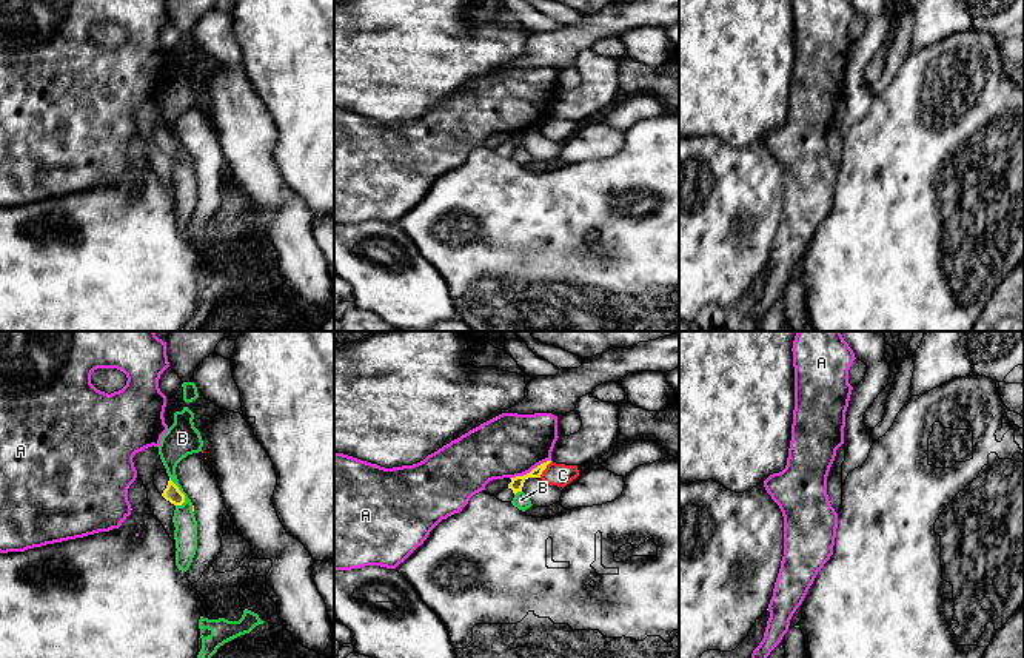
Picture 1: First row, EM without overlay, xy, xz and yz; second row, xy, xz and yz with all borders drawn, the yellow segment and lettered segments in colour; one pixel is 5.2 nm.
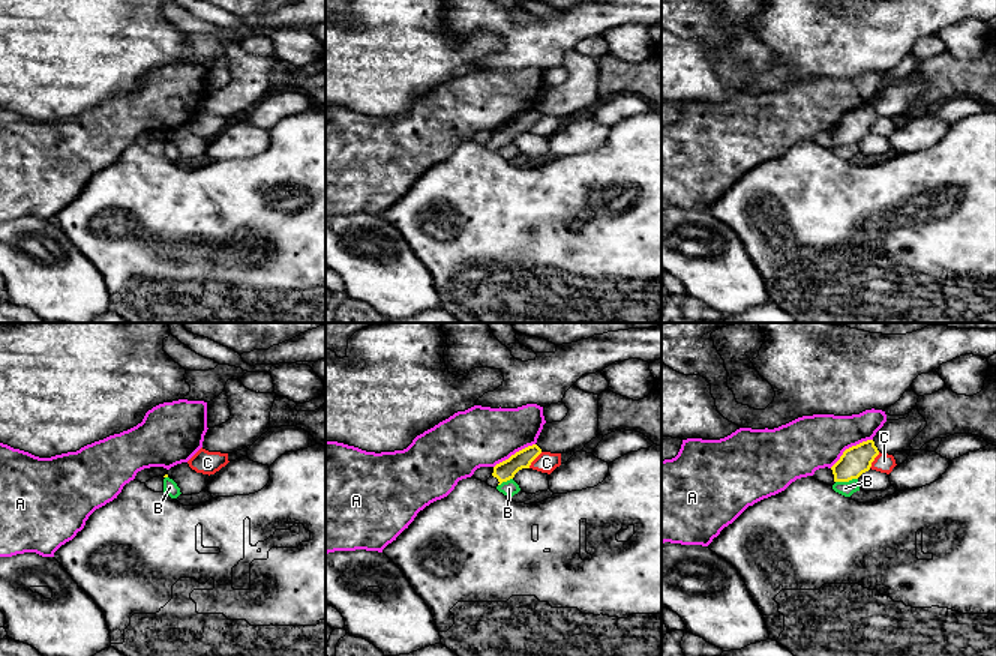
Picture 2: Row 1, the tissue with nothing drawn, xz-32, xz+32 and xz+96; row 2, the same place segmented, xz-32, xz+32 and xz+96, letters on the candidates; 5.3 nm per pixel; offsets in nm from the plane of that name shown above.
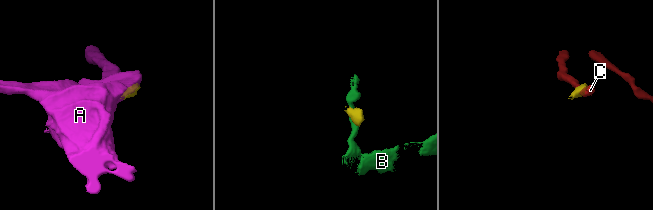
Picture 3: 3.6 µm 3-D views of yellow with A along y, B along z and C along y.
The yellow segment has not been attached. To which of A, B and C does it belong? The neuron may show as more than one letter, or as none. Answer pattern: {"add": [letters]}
{"add": []}

